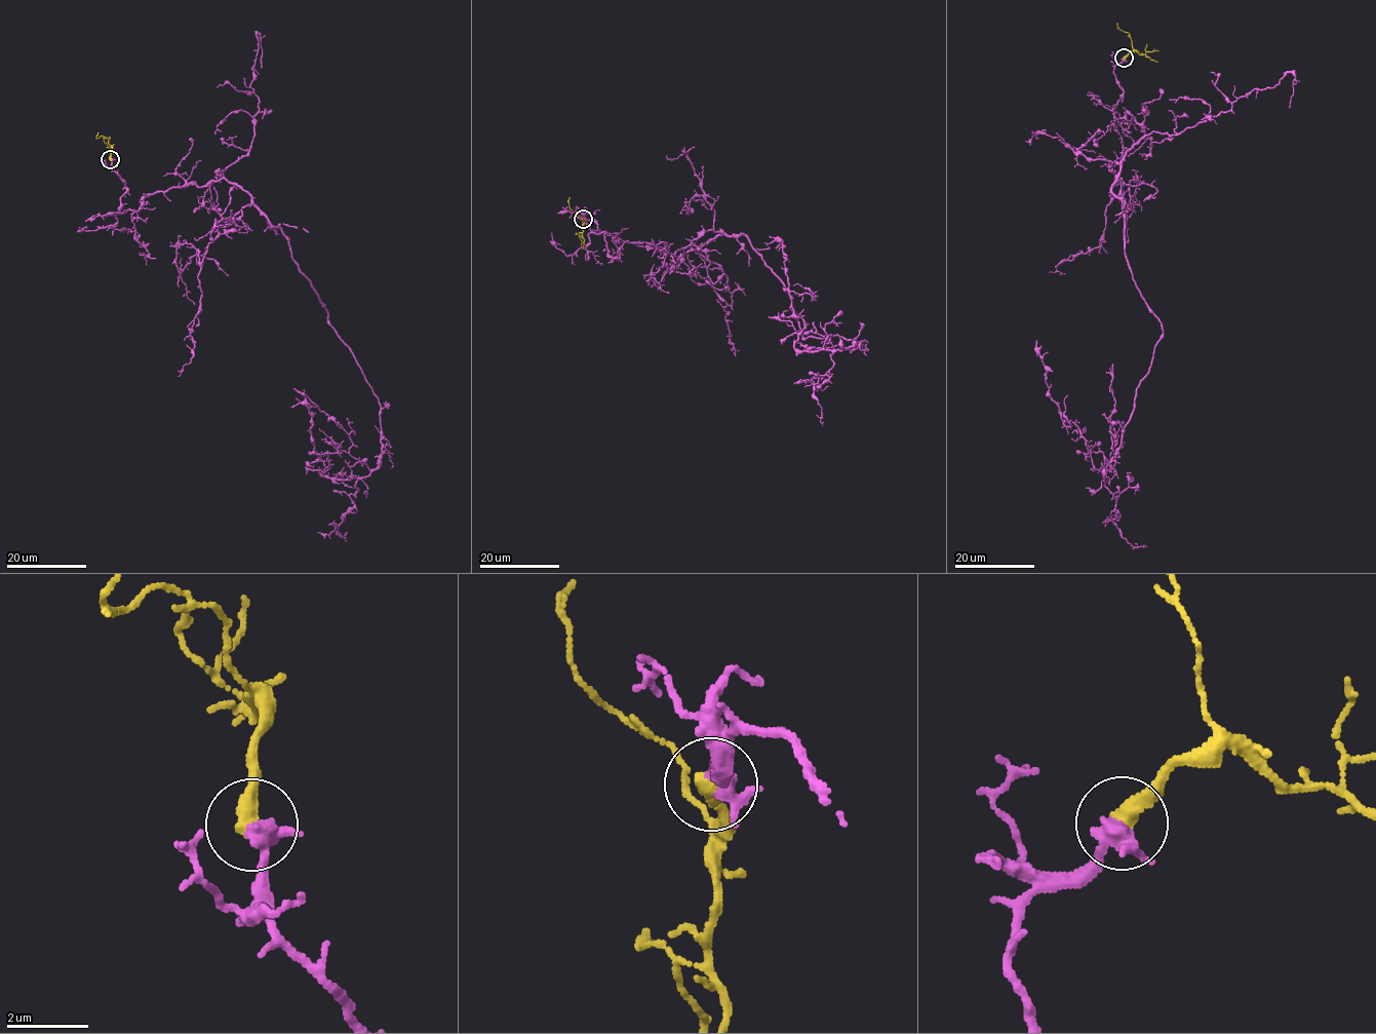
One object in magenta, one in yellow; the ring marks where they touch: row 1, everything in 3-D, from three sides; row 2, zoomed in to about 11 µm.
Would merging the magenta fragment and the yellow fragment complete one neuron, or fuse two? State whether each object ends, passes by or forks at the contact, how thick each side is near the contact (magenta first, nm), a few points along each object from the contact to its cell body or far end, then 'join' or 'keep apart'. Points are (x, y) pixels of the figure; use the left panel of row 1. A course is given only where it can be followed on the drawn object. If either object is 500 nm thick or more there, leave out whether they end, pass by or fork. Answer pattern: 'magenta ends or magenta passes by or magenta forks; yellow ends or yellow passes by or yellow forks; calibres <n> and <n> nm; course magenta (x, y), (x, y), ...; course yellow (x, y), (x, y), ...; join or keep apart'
calibres 500 and 440 nm; course magenta (110, 159), (121, 214), (226, 179), (280, 228), (378, 398), (378, 466), (324, 476), (309, 406), (290, 407); course yellow (110, 159), (108, 139), (101, 136), (97, 139), (99, 132); join

